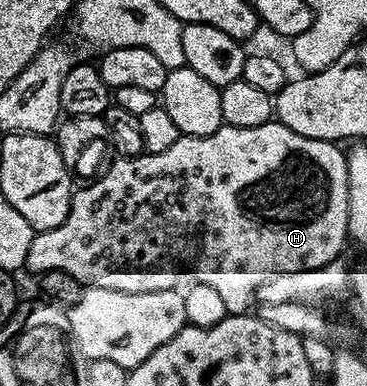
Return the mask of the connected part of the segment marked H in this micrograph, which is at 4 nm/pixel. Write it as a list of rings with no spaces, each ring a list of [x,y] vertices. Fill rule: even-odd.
[[[278,119],[266,121],[261,127],[233,127],[232,125],[222,124],[217,131],[213,131],[204,137],[189,137],[180,135],[177,143],[173,143],[173,147],[169,147],[169,151],[161,151],[160,153],[142,152],[137,157],[119,157],[107,169],[107,174],[100,181],[95,181],[92,185],[87,185],[84,189],[76,188],[71,195],[71,206],[69,207],[69,215],[65,219],[65,223],[61,223],[61,227],[53,227],[44,233],[36,232],[33,243],[29,243],[29,255],[27,256],[26,268],[32,269],[35,273],[64,273],[67,277],[72,277],[75,281],[80,281],[80,286],[89,289],[104,289],[105,291],[125,291],[126,293],[152,293],[153,291],[169,291],[170,289],[179,289],[182,286],[182,281],[194,282],[197,285],[205,287],[213,287],[213,291],[217,291],[217,295],[221,295],[221,303],[225,303],[228,314],[243,315],[248,312],[250,305],[256,304],[255,292],[261,287],[261,283],[265,283],[267,279],[273,276],[274,273],[285,273],[293,271],[301,271],[302,269],[316,269],[317,267],[325,267],[330,261],[336,260],[340,256],[339,252],[343,249],[343,244],[348,244],[347,224],[349,223],[349,175],[346,171],[347,158],[344,150],[340,148],[334,141],[322,141],[321,139],[309,139],[305,135],[297,135],[297,131],[289,131],[289,127],[285,127]]]

